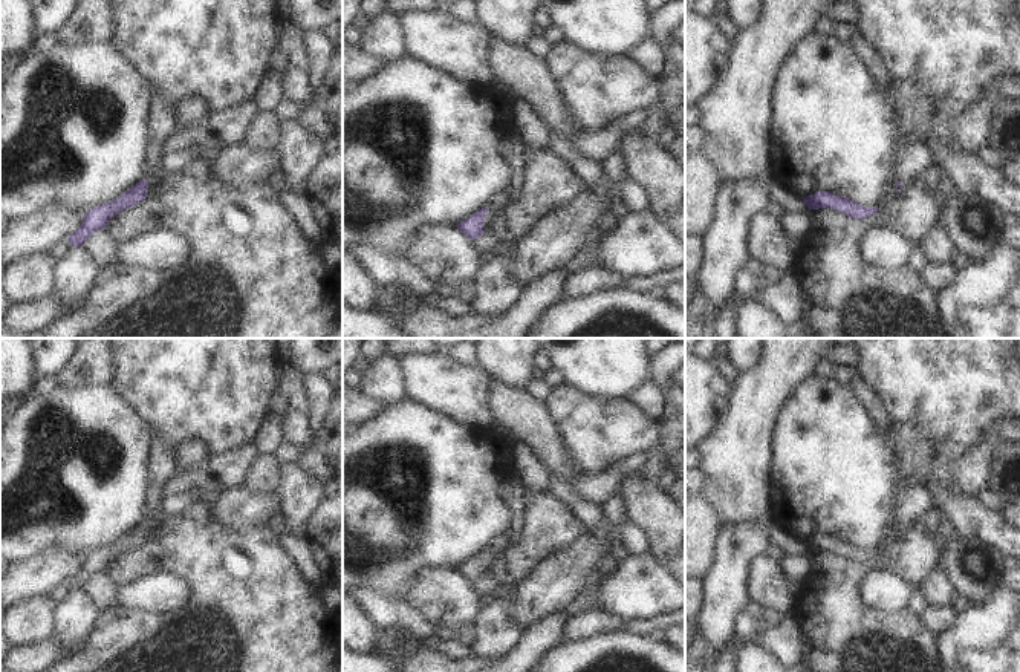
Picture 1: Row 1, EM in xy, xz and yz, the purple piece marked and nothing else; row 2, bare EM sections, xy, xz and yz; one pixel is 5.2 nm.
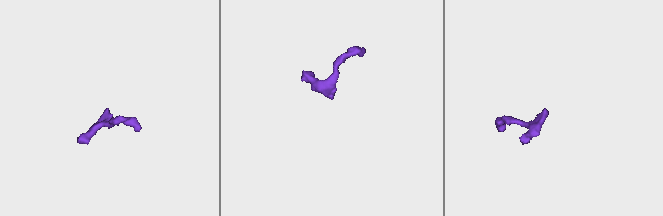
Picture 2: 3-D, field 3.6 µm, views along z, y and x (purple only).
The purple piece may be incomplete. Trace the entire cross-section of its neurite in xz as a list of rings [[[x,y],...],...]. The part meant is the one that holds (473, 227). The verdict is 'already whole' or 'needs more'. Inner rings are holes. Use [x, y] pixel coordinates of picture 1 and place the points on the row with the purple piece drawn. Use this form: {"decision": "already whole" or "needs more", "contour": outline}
{"decision": "needs more", "contour": [[[489,205],[471,214],[468,219],[462,220],[457,228],[471,240],[476,240],[479,236],[485,234],[495,210]]]}

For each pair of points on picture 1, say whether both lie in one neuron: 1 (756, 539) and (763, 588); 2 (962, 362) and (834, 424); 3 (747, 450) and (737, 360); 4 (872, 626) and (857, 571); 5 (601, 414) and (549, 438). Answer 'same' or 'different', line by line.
1: different
2: different
3: different
4: same
5: different

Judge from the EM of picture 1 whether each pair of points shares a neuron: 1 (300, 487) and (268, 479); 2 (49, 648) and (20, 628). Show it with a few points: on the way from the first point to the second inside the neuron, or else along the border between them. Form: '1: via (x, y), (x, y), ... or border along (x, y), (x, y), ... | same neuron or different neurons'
1: border along (282, 466), (277, 489) | different neurons
2: border along (46, 637), (16, 648) | different neurons

